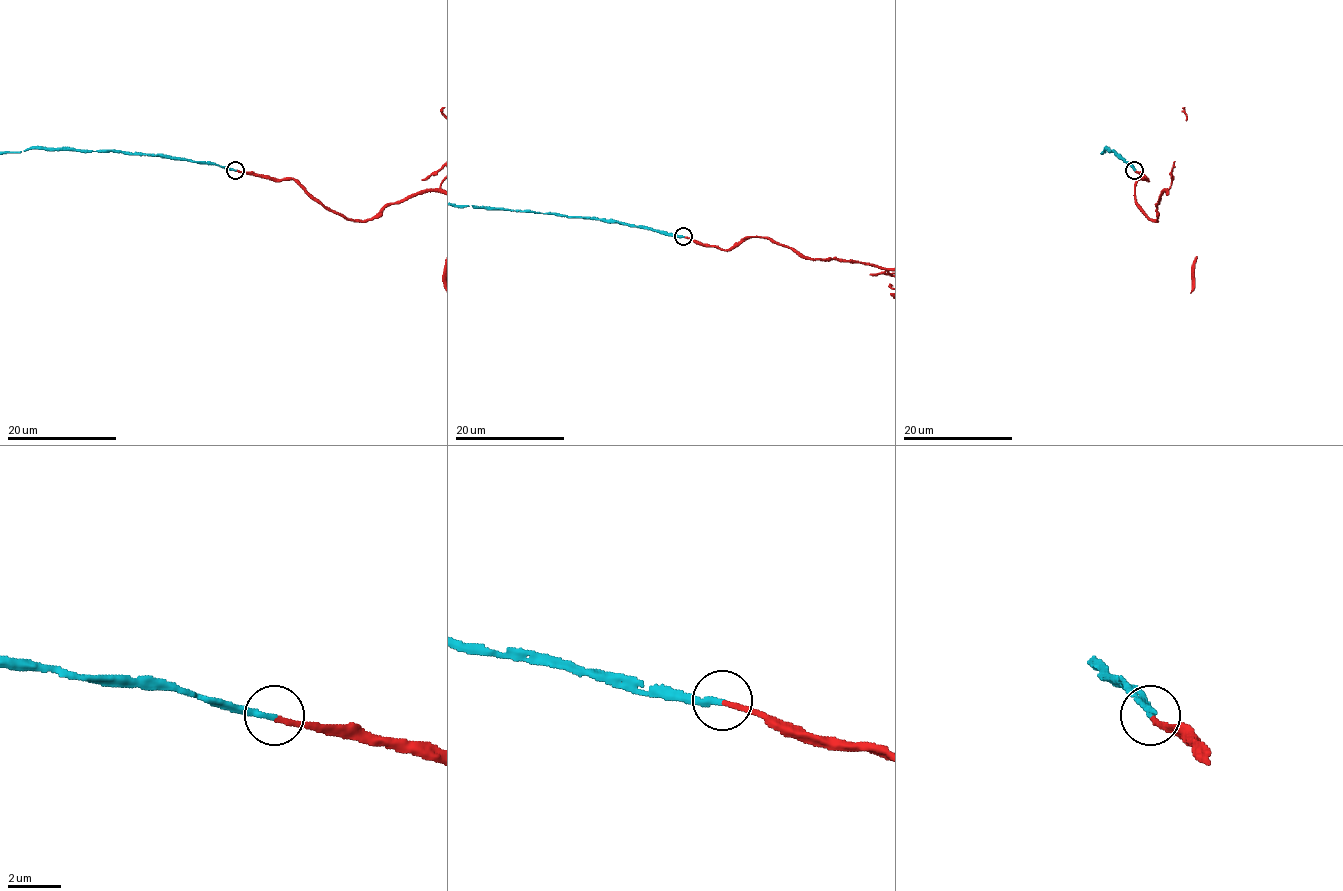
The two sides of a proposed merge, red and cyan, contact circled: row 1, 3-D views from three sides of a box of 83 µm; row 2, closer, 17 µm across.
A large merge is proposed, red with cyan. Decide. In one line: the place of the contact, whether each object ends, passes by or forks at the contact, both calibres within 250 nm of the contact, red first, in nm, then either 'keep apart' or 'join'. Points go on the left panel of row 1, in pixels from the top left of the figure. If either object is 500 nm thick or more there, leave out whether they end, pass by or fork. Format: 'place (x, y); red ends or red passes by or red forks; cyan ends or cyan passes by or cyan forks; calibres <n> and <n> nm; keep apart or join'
place (235, 170); red ends; cyan ends; calibres 170 and 240 nm; join

